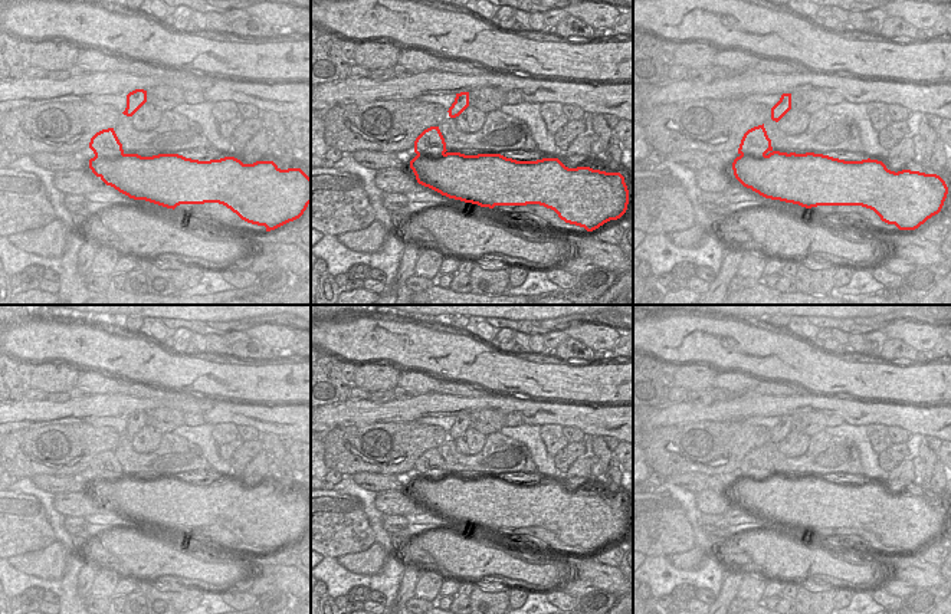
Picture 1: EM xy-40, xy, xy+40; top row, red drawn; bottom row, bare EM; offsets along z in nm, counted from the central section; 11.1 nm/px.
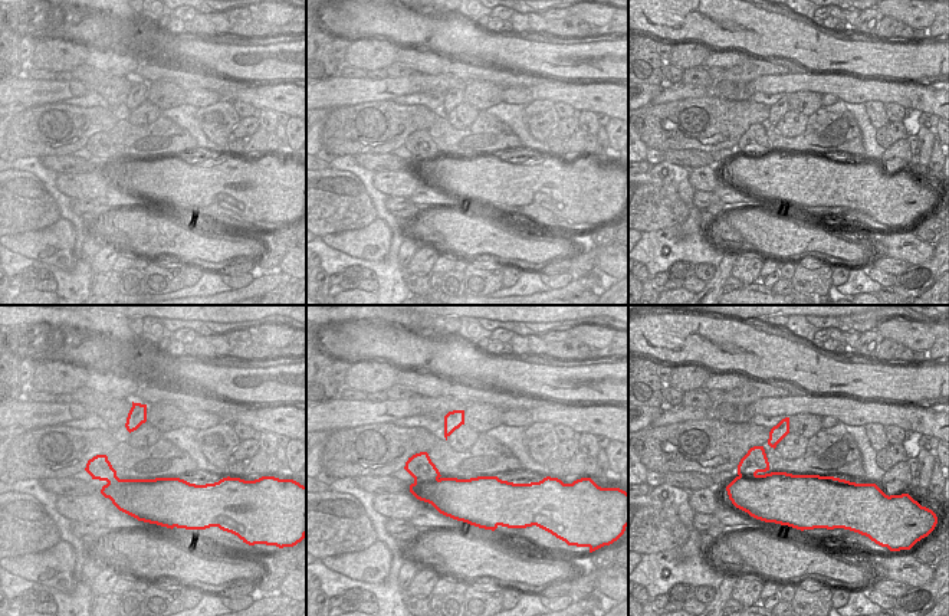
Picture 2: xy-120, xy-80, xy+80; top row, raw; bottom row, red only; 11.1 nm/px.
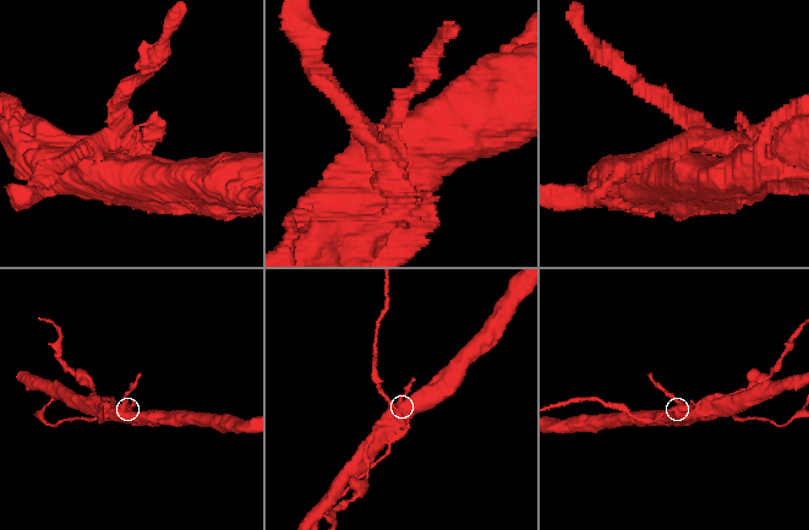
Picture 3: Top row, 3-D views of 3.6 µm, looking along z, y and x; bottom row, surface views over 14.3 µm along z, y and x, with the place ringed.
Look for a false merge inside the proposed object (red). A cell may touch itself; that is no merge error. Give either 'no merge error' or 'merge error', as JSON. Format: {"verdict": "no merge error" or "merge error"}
{"verdict": "merge error"}

